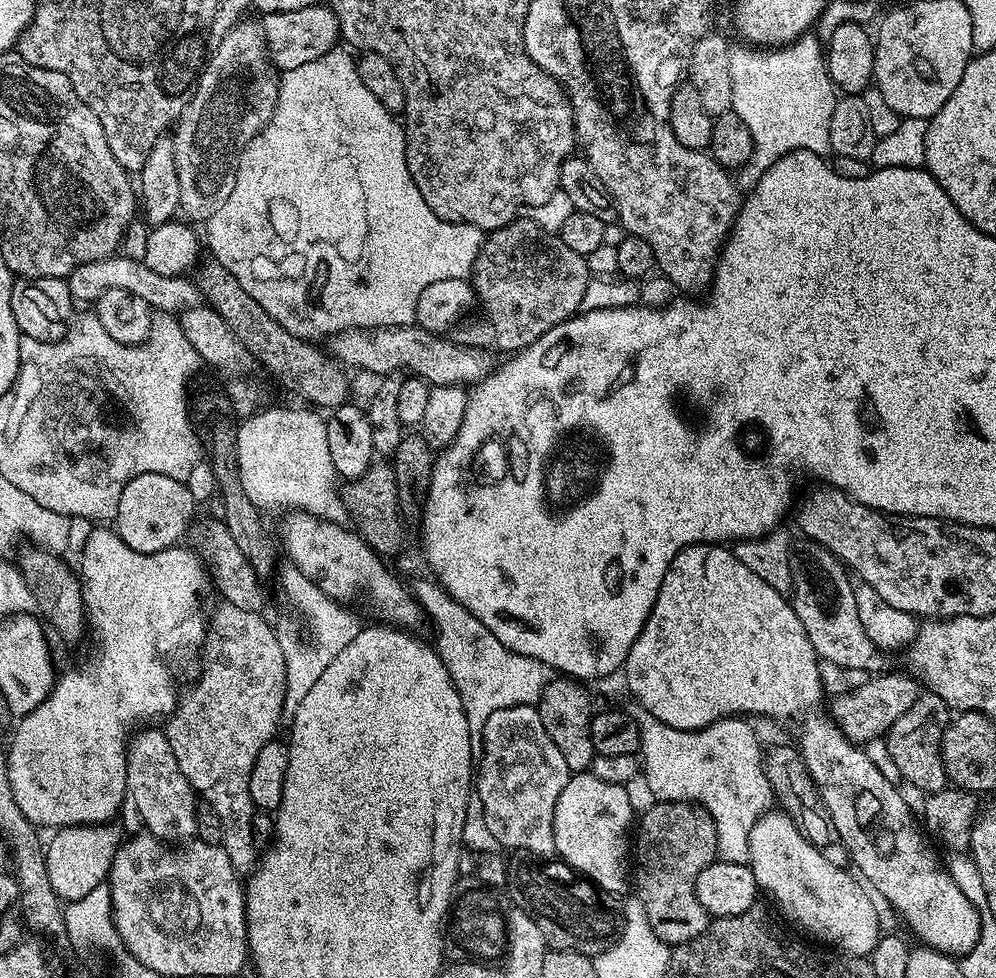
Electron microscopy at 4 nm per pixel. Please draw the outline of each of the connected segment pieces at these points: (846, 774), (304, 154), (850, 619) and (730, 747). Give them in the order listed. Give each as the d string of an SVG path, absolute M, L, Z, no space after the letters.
M839 730L831 731L804 732L800 736L798 747L806 770L832 820L839 843L848 849L854 868L856 864L855 871L867 881L870 888L872 883L871 891L881 901L884 899L900 911L901 918L912 927L913 934L920 939L918 941L953 958L965 956L980 937L980 909L968 901L962 890L958 890L949 872L936 861L935 854L926 845L920 844L921 825L907 808L897 785L891 784L884 777L883 770L864 753L863 747L853 744Z
M337 46L322 58L314 58L314 62L306 62L306 66L298 66L280 76L278 102L274 106L268 124L250 141L240 159L236 161L236 177L234 190L230 190L230 198L206 222L208 228L208 248L211 255L238 282L242 282L242 290L262 306L290 334L301 336L309 342L319 341L319 336L331 338L338 332L351 328L401 328L407 324L416 324L418 298L422 290L434 282L442 282L442 278L471 277L480 249L484 247L485 233L469 224L455 224L449 220L438 218L430 206L426 206L426 198L414 186L414 178L410 178L410 166L406 166L406 137L401 121L362 82L356 69L356 60L351 51Z
M797 543L794 548L794 583L790 603L810 638L810 646L814 646L821 661L829 660L830 663L837 664L837 669L883 673L885 653L876 647L866 630L862 630L862 622L858 619L858 602L852 589L853 581L848 580L849 569L840 563L832 551L821 544L803 543Z
M643 710L635 713L636 725L640 731L639 759L642 761L642 774L630 778L624 784L626 798L630 801L633 813L643 814L654 806L657 800L686 800L705 808L710 818L716 823L716 850L719 859L729 860L735 864L747 864L750 854L750 830L754 822L773 807L772 787L764 773L764 757L760 740L744 718L715 720L710 726L700 728L697 732L676 730L658 722L649 712Z

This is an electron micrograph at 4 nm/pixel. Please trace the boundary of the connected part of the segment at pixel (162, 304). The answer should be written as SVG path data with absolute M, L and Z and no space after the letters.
M125 254L107 256L94 262L86 262L74 269L66 278L73 301L88 300L94 302L106 290L130 290L130 294L138 294L142 302L160 314L179 314L188 308L195 308L202 297L195 283L187 275L167 276L155 273L143 259L131 260Z

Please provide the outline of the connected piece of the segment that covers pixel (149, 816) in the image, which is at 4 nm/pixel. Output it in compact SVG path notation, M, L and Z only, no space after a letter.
M148 726L137 731L128 742L126 758L126 782L128 796L136 803L136 812L145 829L159 840L188 842L196 834L196 805L198 797L190 786L186 774L178 766L178 758L170 748L170 742L159 727Z

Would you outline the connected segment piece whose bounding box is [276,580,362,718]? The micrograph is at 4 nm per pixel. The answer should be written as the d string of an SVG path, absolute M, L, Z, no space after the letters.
M313 580L305 581L302 586L287 590L288 604L296 611L304 628L296 620L276 628L278 646L282 646L282 658L286 658L286 698L284 699L284 716L290 718L298 710L298 702L310 694L314 682L326 671L326 666L342 654L350 642L359 634L362 621L351 612L350 607L341 601L326 595Z

